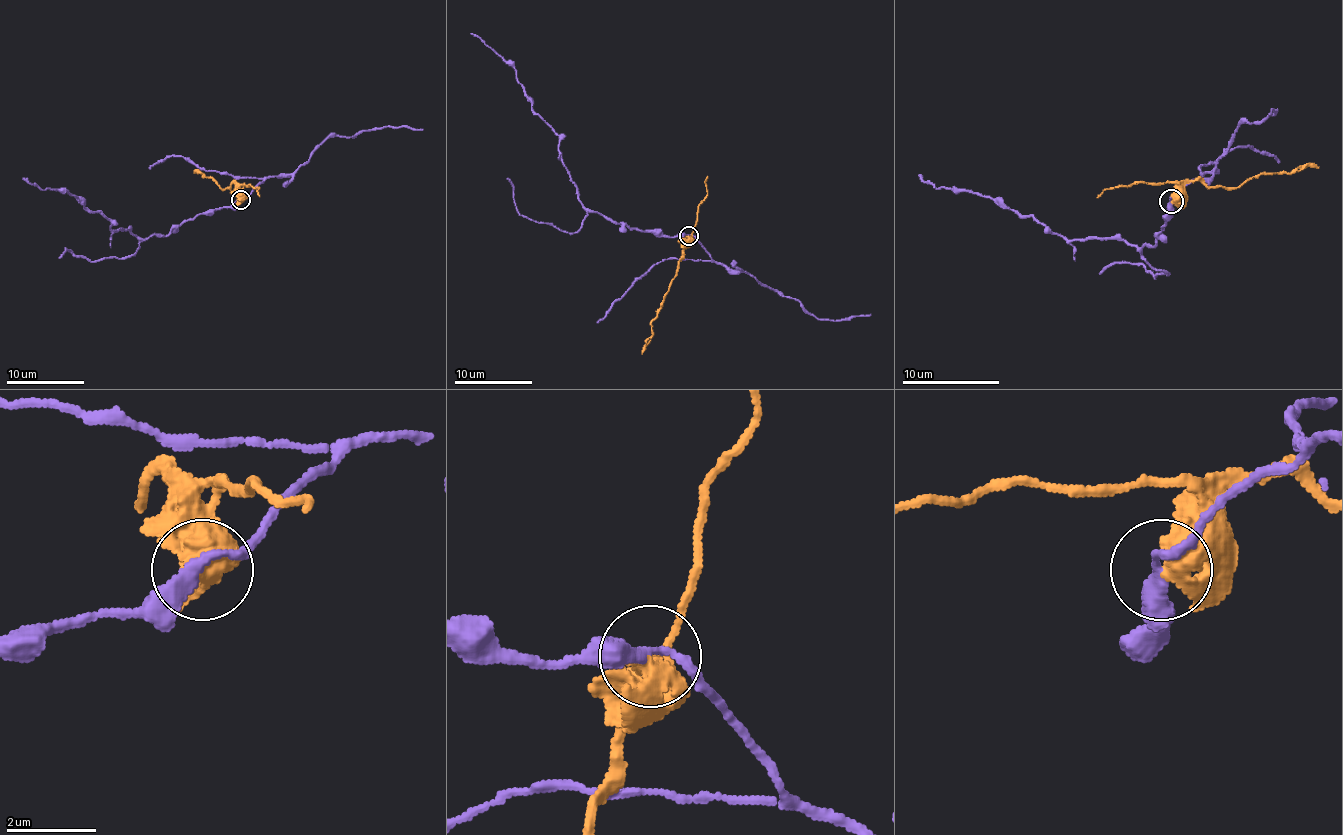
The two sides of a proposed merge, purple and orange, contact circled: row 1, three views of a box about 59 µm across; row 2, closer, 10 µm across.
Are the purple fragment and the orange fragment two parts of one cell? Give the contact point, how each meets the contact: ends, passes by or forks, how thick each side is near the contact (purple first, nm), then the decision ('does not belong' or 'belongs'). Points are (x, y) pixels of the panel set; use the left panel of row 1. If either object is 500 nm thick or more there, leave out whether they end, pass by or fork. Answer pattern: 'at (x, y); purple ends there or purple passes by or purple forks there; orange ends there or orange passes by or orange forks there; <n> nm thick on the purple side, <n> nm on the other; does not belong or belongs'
at (241, 199); 260 nm thick on the purple side, 550 nm on the other; does not belong

